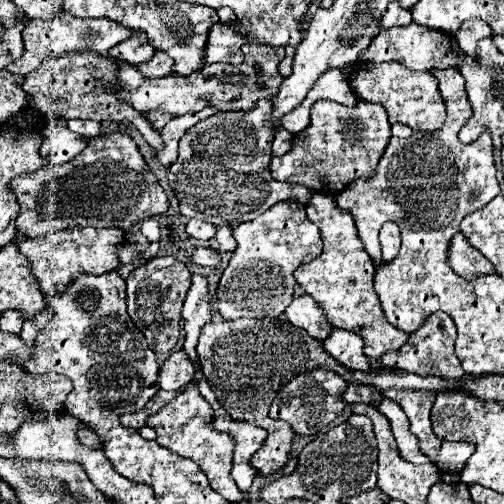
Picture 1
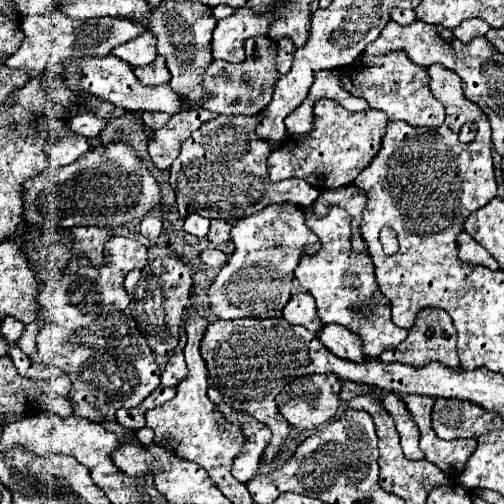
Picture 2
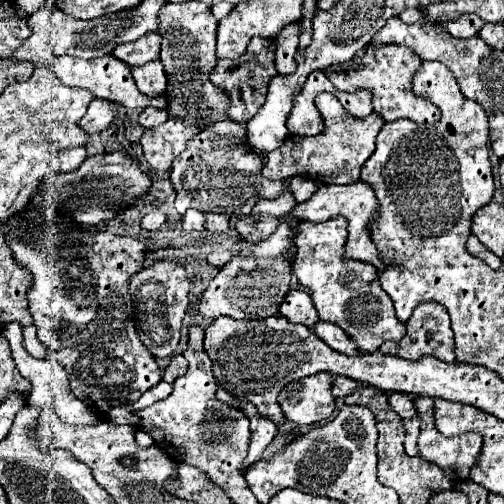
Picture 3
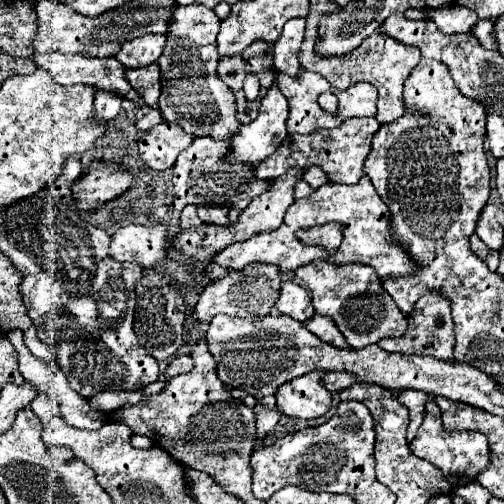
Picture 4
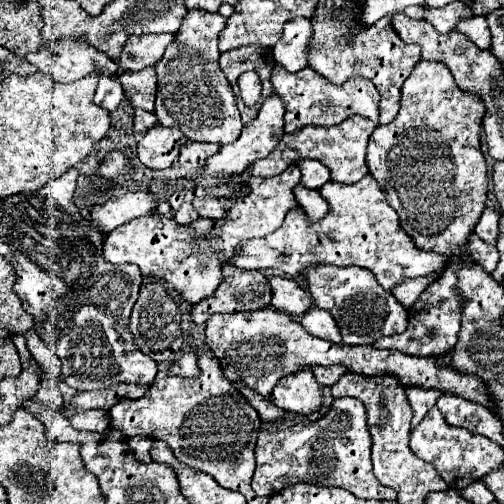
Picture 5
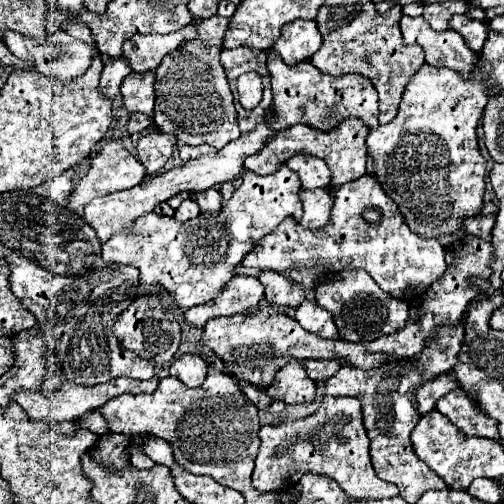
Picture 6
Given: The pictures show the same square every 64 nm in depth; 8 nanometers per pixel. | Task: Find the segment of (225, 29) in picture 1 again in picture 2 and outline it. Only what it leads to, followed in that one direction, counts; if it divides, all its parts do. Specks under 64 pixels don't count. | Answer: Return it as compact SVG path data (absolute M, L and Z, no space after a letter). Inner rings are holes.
M248 8L236 10L232 16L218 20L212 32L212 58L226 62L244 60L244 42L252 36L264 36L272 24L274 14L252 14Z

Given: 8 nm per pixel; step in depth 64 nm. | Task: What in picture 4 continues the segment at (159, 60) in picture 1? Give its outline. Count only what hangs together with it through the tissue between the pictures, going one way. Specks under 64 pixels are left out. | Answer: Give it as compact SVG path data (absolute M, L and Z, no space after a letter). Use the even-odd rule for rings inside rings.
M150 64L150 66L138 68L138 70L128 70L126 76L128 76L128 82L140 92L144 104L156 106L158 96L160 96L160 68L158 68L158 64Z

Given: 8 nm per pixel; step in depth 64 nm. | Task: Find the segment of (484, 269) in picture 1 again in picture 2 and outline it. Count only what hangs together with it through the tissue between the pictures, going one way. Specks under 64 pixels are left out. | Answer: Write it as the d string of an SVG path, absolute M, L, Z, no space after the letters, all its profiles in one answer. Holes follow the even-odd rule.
M463 231L457 238L459 253L458 257L462 262L467 262L472 265L479 265L479 263L492 270L499 269L499 265L492 258L489 252L478 244L467 232Z

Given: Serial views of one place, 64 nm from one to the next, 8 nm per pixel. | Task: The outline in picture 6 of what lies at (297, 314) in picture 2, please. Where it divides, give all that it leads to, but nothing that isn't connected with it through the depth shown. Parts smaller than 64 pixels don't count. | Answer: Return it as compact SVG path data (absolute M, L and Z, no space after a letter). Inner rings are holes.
M262 272L260 282L266 286L266 300L276 306L286 308L298 308L300 302L304 302L304 290L292 284L288 278L284 278L278 272Z

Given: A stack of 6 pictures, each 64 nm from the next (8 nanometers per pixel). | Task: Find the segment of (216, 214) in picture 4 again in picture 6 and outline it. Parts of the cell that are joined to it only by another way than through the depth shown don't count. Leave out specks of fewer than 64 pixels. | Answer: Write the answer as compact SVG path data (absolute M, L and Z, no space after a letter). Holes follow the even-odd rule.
M216 188L194 192L192 200L198 204L200 212L218 212L222 208L222 196Z

